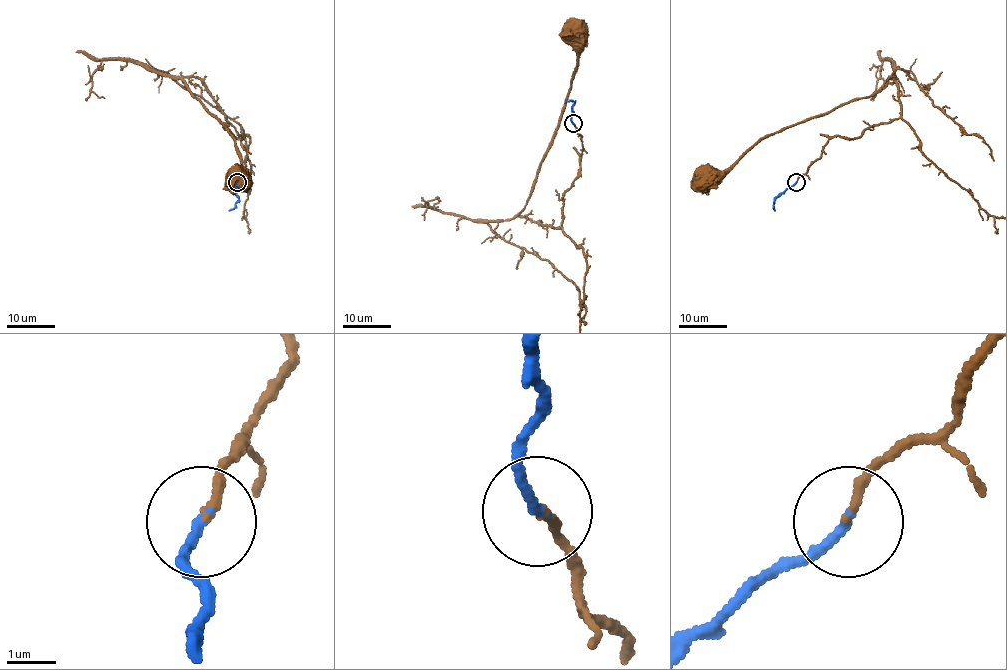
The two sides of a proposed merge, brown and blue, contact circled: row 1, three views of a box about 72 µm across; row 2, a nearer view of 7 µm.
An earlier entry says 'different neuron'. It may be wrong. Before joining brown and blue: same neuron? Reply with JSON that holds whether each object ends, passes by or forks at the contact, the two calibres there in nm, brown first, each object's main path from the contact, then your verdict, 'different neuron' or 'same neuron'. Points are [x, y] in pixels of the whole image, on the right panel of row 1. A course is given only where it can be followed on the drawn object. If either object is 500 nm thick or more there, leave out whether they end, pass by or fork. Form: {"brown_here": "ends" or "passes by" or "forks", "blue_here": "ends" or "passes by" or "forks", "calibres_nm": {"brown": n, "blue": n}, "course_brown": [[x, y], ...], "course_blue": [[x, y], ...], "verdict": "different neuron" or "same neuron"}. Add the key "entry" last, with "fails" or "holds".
{"brown_here": "ends", "blue_here": "ends", "calibres_nm": {"brown": 180, "blue": 200}, "course_brown": [[797, 182], [829, 140], [859, 137], [900, 115], [894, 78], [869, 96], [764, 135], [728, 168], [702, 179]], "course_blue": [[797, 182], [775, 199], [775, 210]], "verdict": "same neuron", "entry": "fails"}

